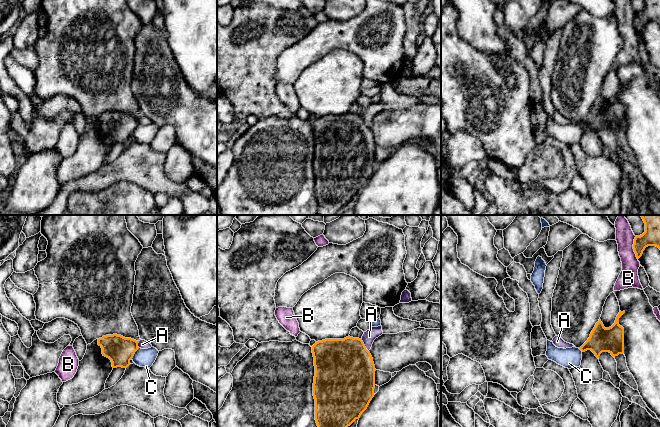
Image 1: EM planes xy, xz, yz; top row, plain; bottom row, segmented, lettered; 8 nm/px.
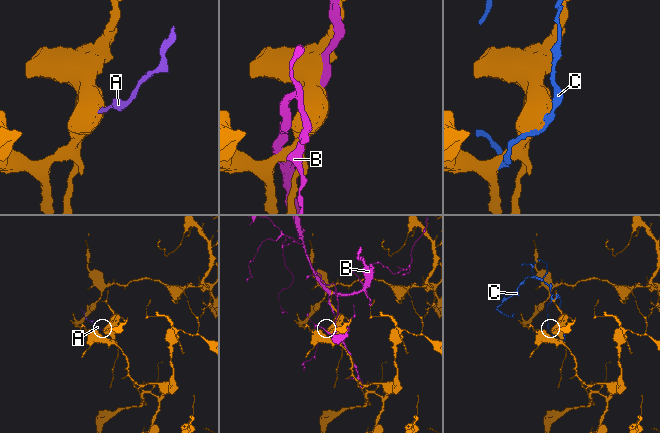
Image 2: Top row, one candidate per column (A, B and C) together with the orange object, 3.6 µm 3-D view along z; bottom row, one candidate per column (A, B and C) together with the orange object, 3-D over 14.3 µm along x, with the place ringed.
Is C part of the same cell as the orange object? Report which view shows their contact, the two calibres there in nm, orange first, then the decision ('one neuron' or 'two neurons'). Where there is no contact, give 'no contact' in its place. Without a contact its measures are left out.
xy | 220/140 nm | two neurons

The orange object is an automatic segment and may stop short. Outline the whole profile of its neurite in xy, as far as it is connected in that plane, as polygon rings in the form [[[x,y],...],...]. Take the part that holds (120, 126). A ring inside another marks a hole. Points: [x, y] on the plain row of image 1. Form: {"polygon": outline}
{"polygon": [[[117,110],[106,111],[98,115],[103,132],[111,136],[113,144],[127,144],[135,128],[139,125],[138,119],[139,117]]]}

